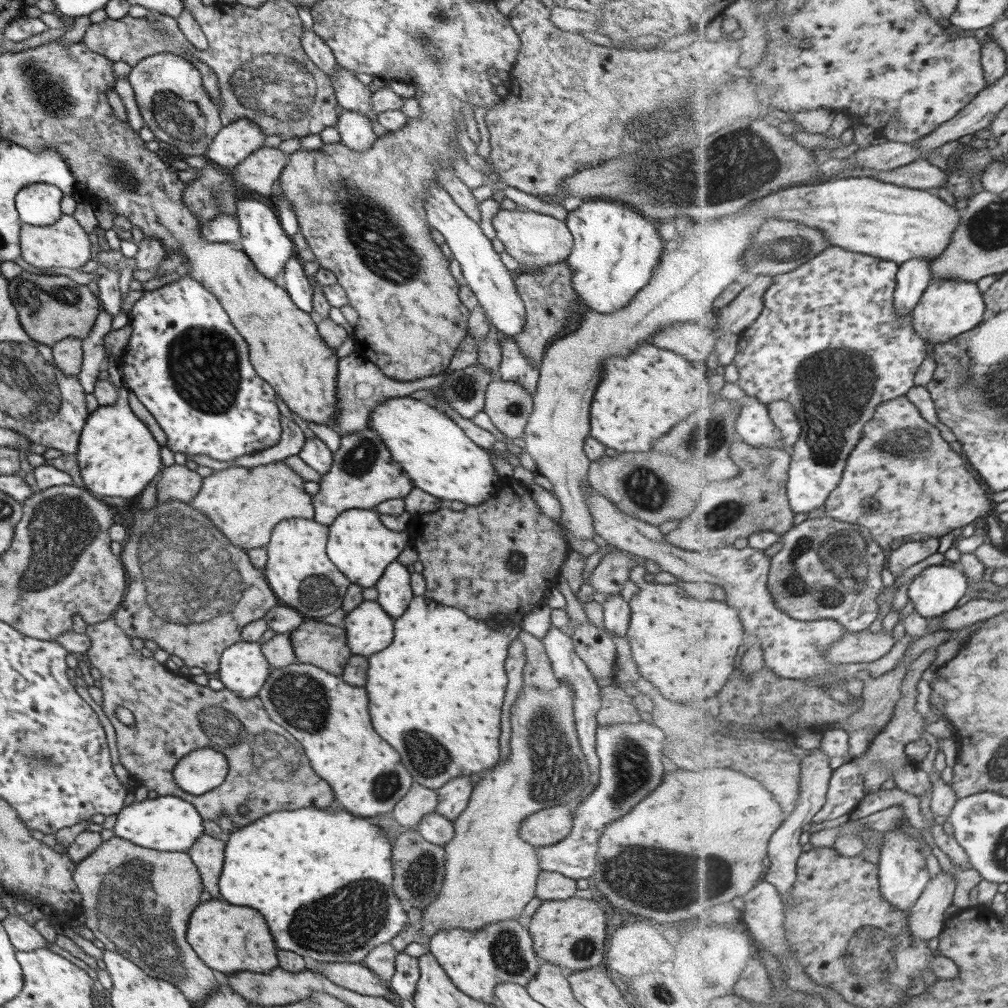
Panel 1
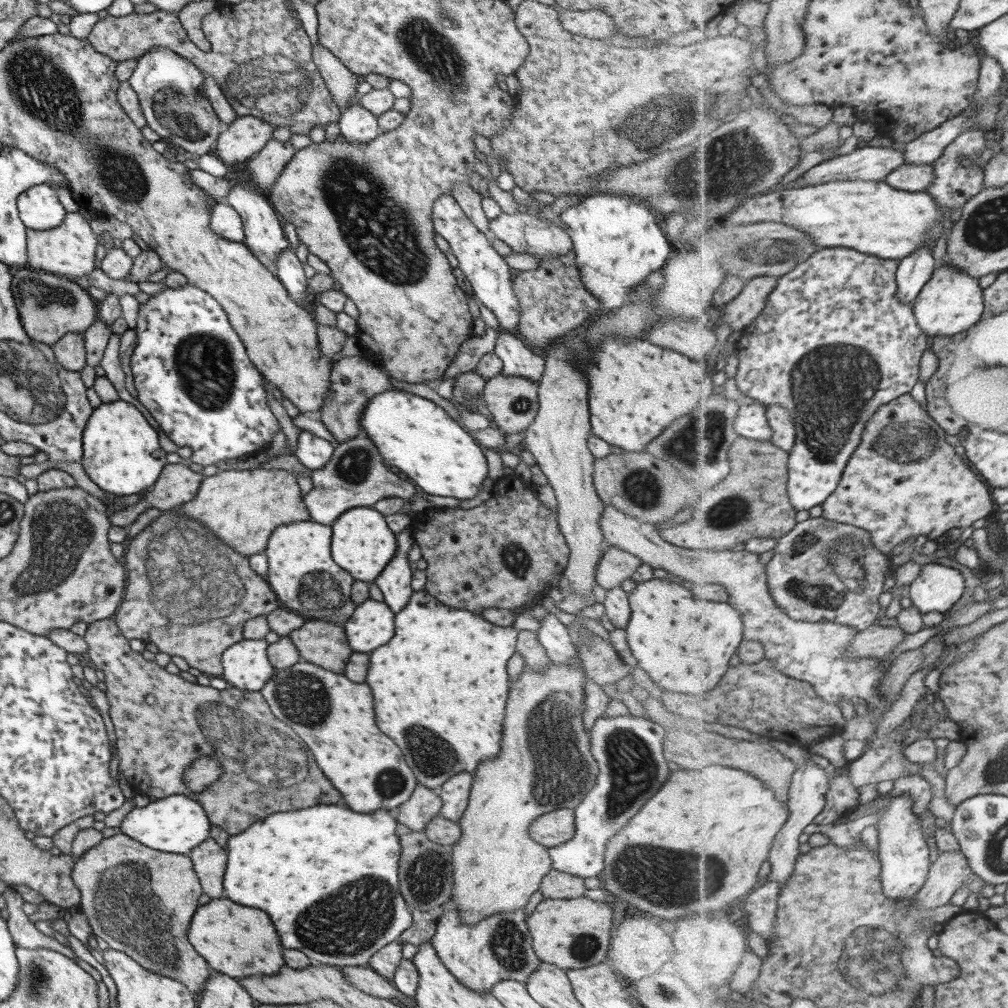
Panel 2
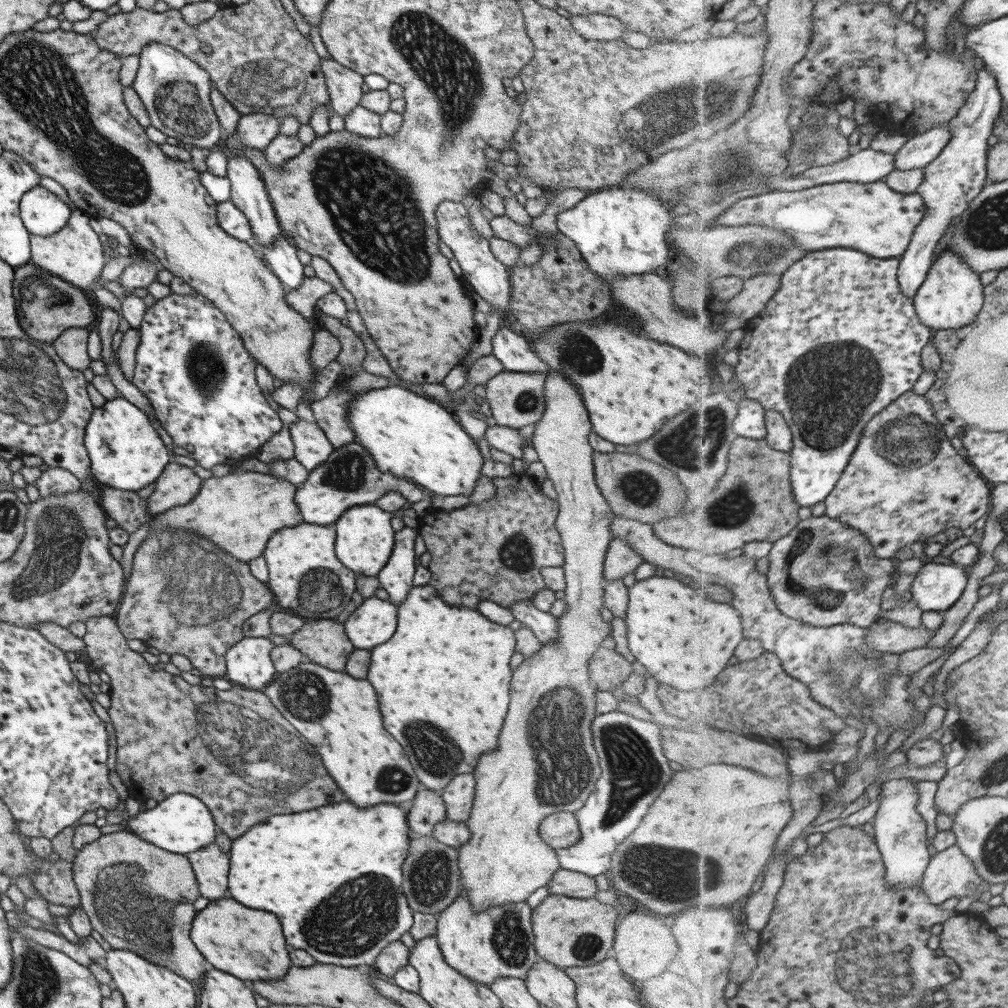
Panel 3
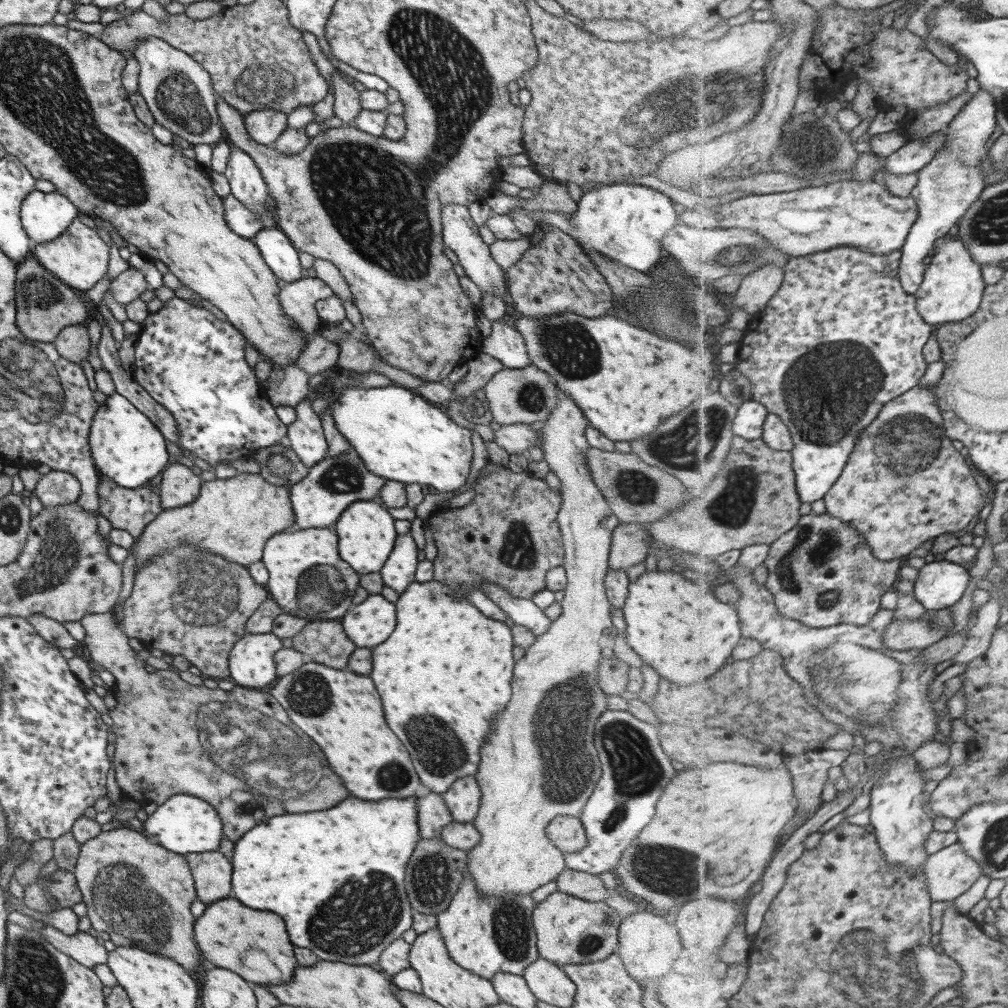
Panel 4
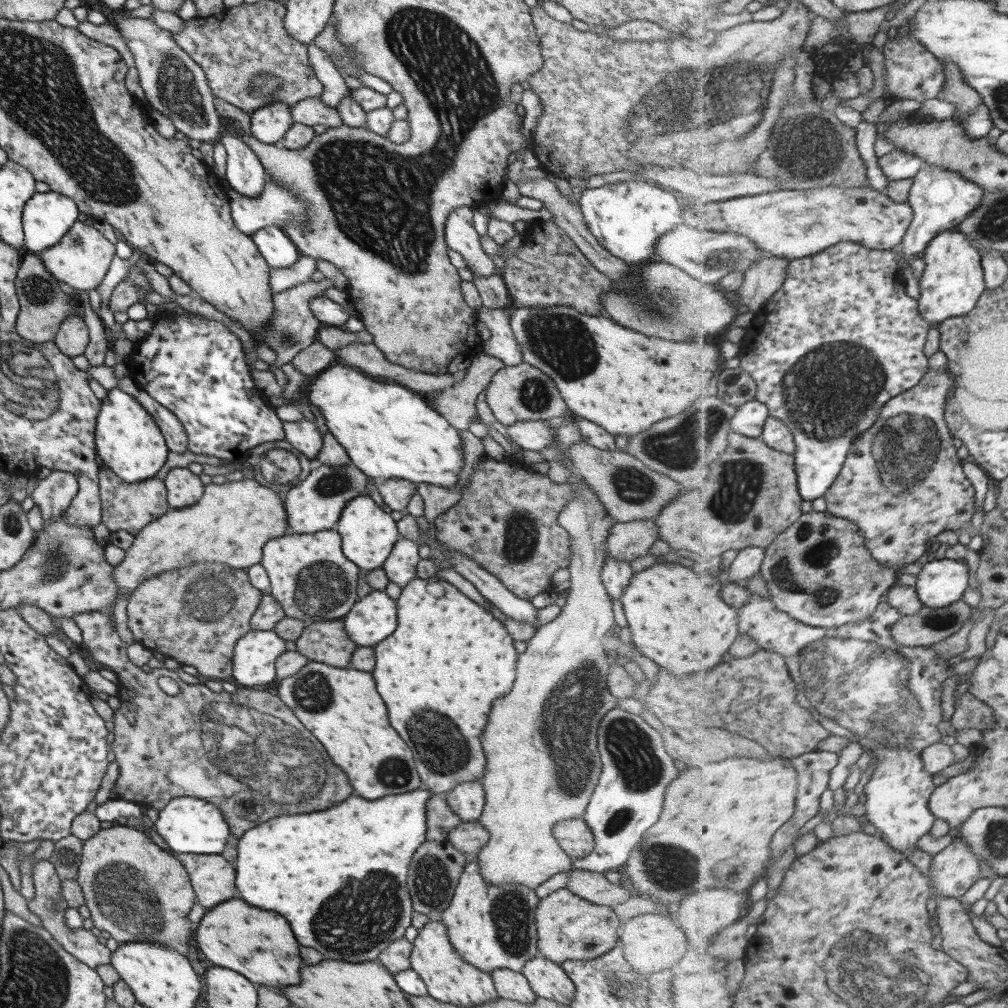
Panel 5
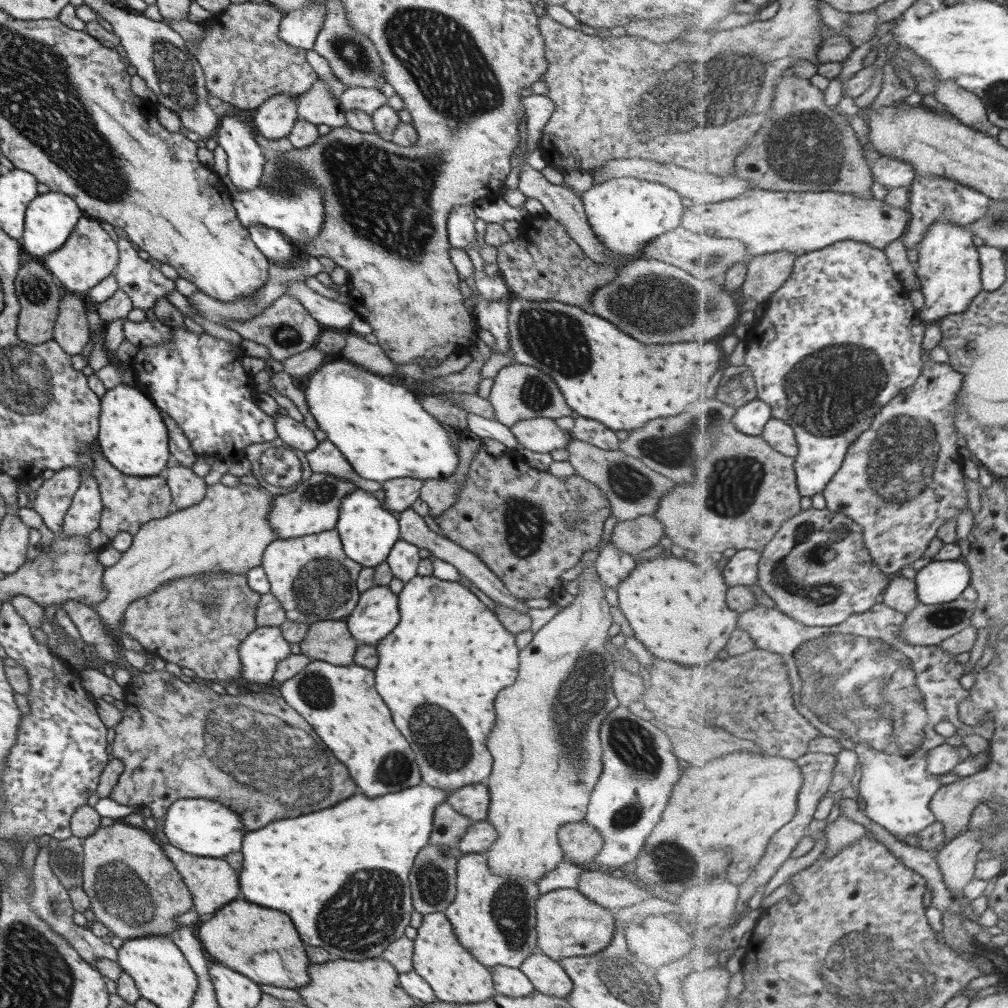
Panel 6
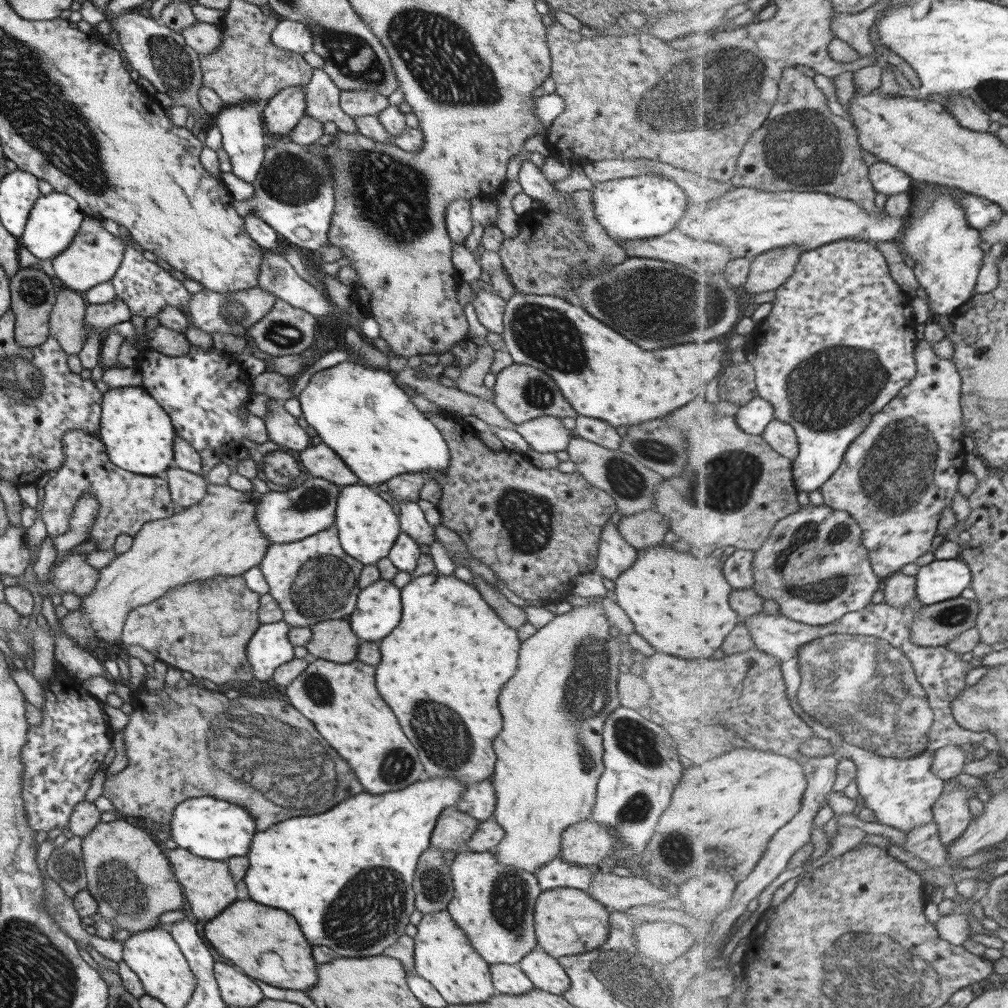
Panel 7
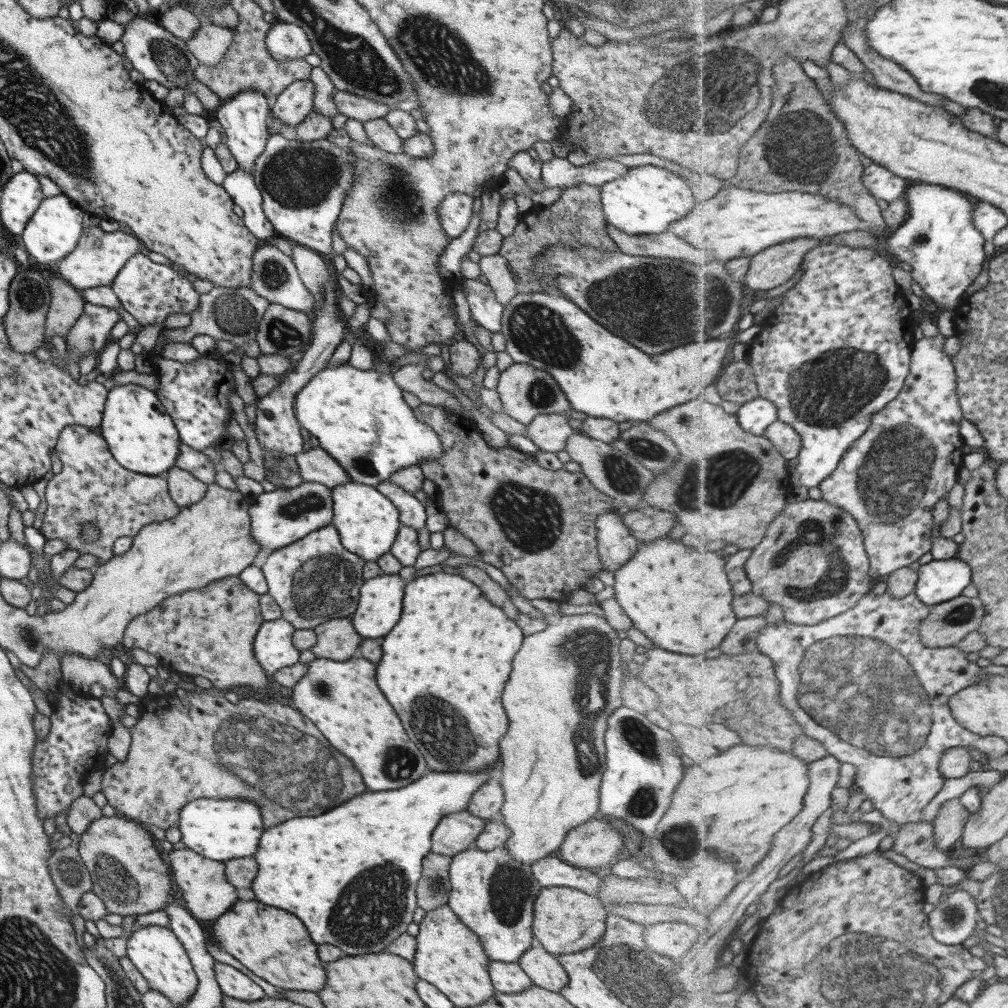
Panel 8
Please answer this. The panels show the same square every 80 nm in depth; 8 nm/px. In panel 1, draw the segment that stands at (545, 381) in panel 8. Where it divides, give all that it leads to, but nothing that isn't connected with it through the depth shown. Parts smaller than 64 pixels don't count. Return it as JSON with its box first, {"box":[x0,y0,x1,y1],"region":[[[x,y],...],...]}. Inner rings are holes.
{"box":[482,377,532,438],"region":[[[495,377],[485,388],[482,411],[487,414],[493,426],[506,438],[521,438],[532,411],[532,396],[529,396],[527,390],[519,386],[517,382],[503,382]]]}

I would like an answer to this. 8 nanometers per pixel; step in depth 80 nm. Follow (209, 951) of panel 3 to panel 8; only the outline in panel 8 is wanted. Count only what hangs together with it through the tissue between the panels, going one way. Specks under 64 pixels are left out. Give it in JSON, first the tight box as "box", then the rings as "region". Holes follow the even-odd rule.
{"box":[210,902,326,992],"region":[[[235,902],[215,919],[210,933],[212,942],[238,960],[277,990],[308,990],[317,992],[324,985],[326,976],[303,924],[285,910],[275,910],[259,902]]]}

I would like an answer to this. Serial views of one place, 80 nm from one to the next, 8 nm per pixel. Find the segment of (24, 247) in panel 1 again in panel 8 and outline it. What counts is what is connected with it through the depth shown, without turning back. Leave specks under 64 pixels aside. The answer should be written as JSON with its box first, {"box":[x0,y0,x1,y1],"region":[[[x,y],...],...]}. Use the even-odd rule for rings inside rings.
{"box":[52,226,139,292],"region":[[[98,226],[89,227],[82,231],[75,248],[57,262],[52,270],[79,292],[95,286],[111,286],[112,280],[125,262],[135,253],[139,253],[139,242],[133,234],[118,229],[114,232],[104,232]]]}

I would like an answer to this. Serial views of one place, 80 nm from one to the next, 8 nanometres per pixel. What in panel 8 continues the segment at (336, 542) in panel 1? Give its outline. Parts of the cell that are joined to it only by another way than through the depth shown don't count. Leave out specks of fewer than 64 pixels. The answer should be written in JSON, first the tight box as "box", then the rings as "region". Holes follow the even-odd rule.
{"box":[330,481,400,561],"region":[[[349,481],[330,488],[332,514],[330,524],[336,528],[340,543],[345,550],[361,557],[364,561],[376,561],[390,550],[396,539],[400,522],[398,512],[390,500],[387,500],[372,486]]]}

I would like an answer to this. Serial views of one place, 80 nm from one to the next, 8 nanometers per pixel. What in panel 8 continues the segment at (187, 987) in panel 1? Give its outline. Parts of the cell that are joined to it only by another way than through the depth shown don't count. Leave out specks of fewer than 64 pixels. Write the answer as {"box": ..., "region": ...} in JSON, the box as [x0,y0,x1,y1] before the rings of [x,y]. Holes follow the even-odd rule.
{"box":[75,814,180,914],"region":[[[116,814],[111,817],[101,816],[93,820],[87,830],[79,835],[75,845],[78,850],[82,866],[88,870],[93,891],[105,904],[108,913],[120,914],[147,914],[155,910],[163,910],[169,901],[180,901],[177,890],[171,881],[170,870],[165,862],[165,857],[158,844],[151,837],[146,827],[134,820],[125,819]]]}

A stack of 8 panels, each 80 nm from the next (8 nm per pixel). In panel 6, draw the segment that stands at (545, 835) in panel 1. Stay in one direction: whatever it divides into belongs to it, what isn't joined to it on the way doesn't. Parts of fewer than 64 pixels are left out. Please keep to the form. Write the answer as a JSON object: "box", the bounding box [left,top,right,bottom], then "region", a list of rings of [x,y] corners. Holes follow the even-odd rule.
{"box":[556,821,603,865],"region":[[[585,821],[568,823],[557,829],[556,838],[568,862],[591,865],[603,846],[603,838]]]}

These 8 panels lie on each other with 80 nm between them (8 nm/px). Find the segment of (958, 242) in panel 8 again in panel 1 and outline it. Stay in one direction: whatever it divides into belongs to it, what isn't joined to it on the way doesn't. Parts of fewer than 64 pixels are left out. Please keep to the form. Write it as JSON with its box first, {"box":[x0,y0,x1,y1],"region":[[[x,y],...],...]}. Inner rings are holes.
{"box":[913,279,986,348],"region":[[[935,279],[925,289],[914,308],[913,328],[933,348],[979,328],[985,322],[986,307],[984,293],[976,282],[967,282],[965,279]]]}

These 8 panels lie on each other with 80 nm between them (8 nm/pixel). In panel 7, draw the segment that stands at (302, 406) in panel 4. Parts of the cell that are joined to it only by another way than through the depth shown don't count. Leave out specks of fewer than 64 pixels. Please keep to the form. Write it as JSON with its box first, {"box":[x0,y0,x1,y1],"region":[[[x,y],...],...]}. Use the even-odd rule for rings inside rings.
{"box":[261,399,310,452],"region":[[[269,399],[267,412],[261,419],[264,422],[268,440],[289,449],[290,452],[305,450],[309,445],[310,433],[304,425],[283,409],[283,401]]]}

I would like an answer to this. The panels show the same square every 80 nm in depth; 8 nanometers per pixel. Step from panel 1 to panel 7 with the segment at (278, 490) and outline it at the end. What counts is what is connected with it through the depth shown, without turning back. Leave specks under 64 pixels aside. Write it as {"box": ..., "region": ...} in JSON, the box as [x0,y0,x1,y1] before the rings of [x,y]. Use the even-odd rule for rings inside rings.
{"box":[58,483,270,650],"region":[[[207,483],[206,493],[199,502],[184,507],[181,512],[173,513],[167,518],[146,522],[135,536],[132,536],[131,546],[98,570],[95,588],[87,596],[81,596],[80,607],[67,611],[67,614],[58,620],[60,632],[64,632],[79,648],[85,650],[89,647],[92,650],[93,644],[100,640],[118,643],[130,610],[159,599],[174,586],[205,581],[220,575],[237,576],[248,568],[257,567],[265,548],[270,544],[257,528],[254,512],[258,498],[259,494],[251,490],[237,491],[229,485]]]}

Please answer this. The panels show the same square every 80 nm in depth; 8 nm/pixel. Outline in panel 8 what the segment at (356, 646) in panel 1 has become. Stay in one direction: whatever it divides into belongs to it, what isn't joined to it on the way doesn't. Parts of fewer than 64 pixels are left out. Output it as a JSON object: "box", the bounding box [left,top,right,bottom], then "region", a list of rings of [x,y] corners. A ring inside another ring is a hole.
{"box":[349,573,405,638],"region":[[[397,573],[362,581],[356,609],[349,616],[359,636],[379,638],[393,628],[400,617],[405,585]]]}

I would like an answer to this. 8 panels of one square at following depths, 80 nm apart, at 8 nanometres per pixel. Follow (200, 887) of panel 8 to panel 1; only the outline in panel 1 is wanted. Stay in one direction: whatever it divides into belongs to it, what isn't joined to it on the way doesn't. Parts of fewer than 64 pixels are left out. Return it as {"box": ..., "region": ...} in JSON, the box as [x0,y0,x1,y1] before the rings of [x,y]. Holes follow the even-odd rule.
{"box":[186,833,223,896],"region":[[[203,833],[186,850],[186,854],[199,872],[203,890],[217,896],[217,878],[223,864],[223,842]]]}

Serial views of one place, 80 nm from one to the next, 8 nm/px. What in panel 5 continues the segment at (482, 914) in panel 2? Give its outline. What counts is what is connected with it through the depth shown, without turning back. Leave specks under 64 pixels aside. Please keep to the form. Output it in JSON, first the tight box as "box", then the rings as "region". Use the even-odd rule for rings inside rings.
{"box":[474,411,616,889],"region":[[[567,411],[564,414],[567,419],[567,423],[559,425],[559,427],[553,428],[554,430],[554,444],[551,448],[561,451],[562,458],[557,462],[567,465],[570,470],[570,475],[567,479],[567,483],[571,483],[574,488],[574,497],[567,501],[567,504],[563,507],[563,510],[557,515],[556,521],[559,526],[562,526],[569,535],[570,538],[570,561],[568,564],[567,572],[570,574],[570,585],[565,593],[565,604],[560,608],[560,613],[547,624],[542,624],[537,630],[534,631],[533,636],[526,642],[526,647],[523,653],[518,655],[515,665],[515,682],[513,682],[513,688],[509,690],[509,694],[497,698],[493,702],[493,710],[489,712],[489,722],[485,726],[485,730],[481,733],[480,743],[483,749],[483,754],[486,758],[485,770],[482,778],[480,779],[482,789],[484,790],[484,804],[481,815],[477,822],[479,826],[485,828],[489,832],[489,841],[485,843],[474,855],[479,866],[479,875],[484,878],[485,882],[496,884],[505,883],[517,883],[525,885],[527,888],[534,889],[538,884],[541,884],[544,880],[547,880],[550,876],[559,874],[559,872],[565,872],[570,870],[571,858],[567,857],[565,851],[557,844],[557,841],[551,836],[551,829],[555,823],[559,821],[565,821],[568,819],[580,819],[587,807],[590,795],[592,794],[592,788],[596,785],[598,774],[600,773],[600,758],[596,747],[596,728],[601,720],[601,717],[612,708],[616,707],[616,698],[608,691],[606,685],[606,676],[609,672],[611,664],[608,662],[604,648],[603,648],[603,636],[605,632],[613,626],[614,614],[610,603],[610,598],[606,594],[605,587],[602,585],[600,579],[600,568],[605,556],[603,552],[603,542],[606,540],[608,530],[610,526],[616,521],[612,519],[602,503],[598,500],[598,497],[594,494],[592,489],[578,476],[578,473],[572,468],[571,459],[569,459],[569,449],[571,445],[581,441],[578,430],[574,425],[577,417],[571,412]]]}

